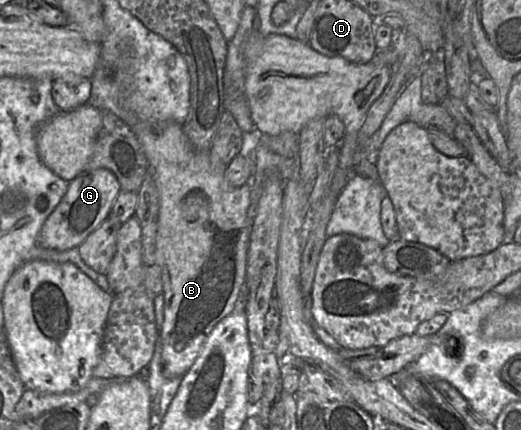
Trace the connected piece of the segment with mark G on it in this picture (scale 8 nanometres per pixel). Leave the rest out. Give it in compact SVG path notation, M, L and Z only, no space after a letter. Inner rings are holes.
M107 169L86 171L69 182L68 190L44 222L38 242L47 249L66 251L79 247L109 216L111 207L121 192L115 175Z

